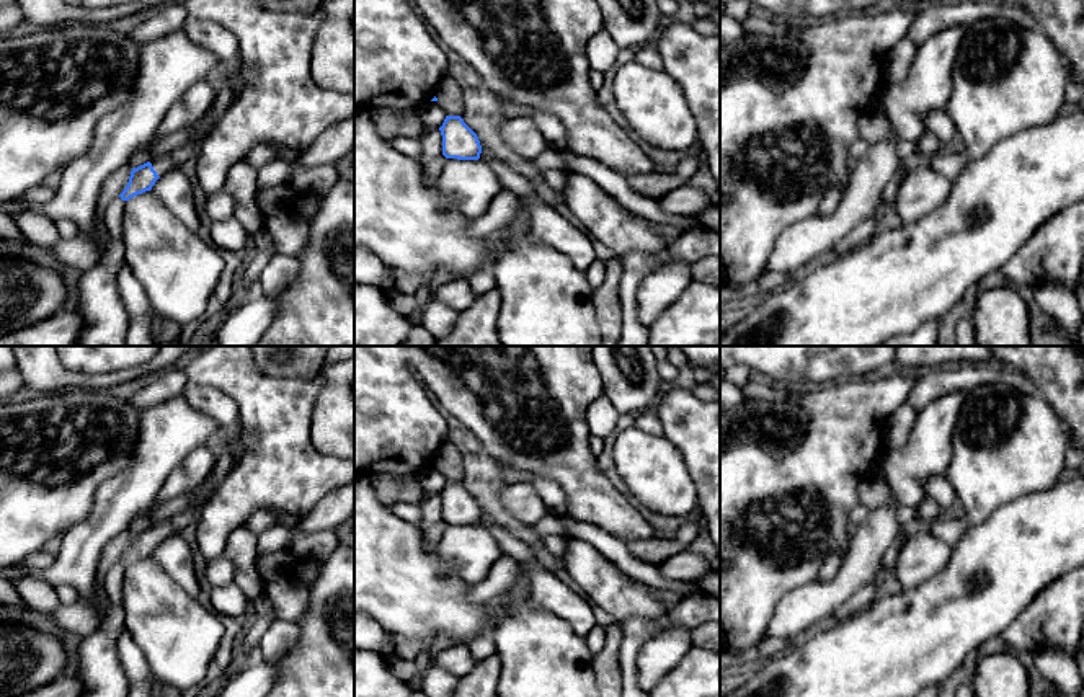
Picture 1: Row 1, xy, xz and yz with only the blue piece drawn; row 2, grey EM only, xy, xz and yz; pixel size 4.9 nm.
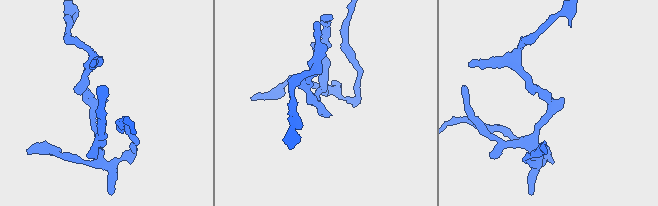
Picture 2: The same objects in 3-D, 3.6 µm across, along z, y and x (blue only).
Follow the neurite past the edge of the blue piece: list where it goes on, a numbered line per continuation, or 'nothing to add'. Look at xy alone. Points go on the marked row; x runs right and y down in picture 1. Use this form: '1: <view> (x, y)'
1: xy (165, 164)

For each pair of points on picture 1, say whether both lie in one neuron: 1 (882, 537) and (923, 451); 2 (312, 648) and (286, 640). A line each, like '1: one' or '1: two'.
1: two
2: two

